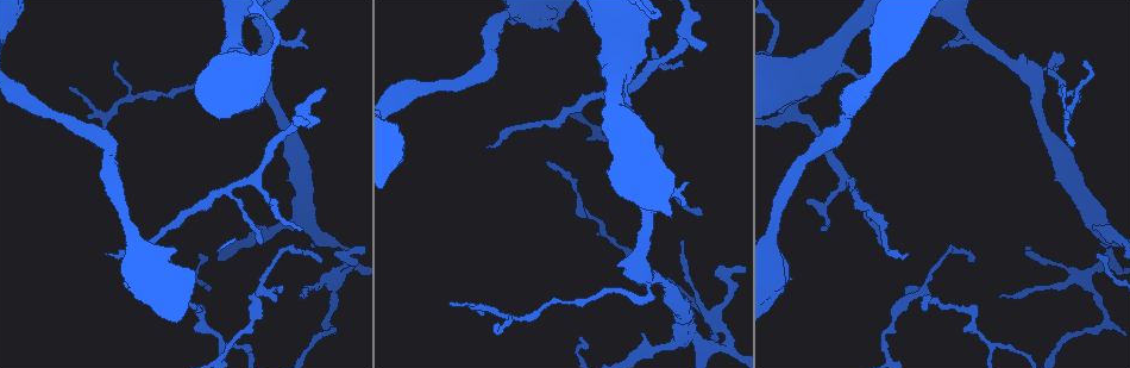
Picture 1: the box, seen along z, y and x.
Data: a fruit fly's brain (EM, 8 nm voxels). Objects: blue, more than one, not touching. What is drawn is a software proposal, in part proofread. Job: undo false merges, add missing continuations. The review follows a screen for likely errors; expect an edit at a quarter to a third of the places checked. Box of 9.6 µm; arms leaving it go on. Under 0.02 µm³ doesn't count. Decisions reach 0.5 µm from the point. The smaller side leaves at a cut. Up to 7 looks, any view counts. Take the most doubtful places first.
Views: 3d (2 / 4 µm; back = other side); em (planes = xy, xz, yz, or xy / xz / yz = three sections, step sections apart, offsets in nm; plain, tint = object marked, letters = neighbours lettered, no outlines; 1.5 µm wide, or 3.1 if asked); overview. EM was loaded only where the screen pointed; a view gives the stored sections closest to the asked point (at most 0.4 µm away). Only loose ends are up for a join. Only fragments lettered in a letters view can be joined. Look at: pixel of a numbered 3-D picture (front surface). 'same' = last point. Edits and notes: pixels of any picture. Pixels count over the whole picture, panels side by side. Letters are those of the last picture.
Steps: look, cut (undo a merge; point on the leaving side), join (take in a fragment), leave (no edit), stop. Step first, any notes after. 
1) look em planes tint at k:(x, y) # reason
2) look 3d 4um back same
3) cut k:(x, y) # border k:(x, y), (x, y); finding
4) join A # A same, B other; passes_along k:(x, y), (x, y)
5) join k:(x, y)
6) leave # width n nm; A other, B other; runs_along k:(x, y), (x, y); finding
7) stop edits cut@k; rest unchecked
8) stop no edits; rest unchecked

look 3d 4um at 1:(631, 103) # branch stops here

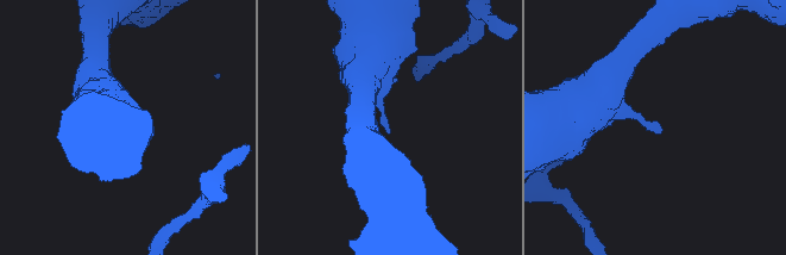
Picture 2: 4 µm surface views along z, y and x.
look em yz step 8 letters at 2:(662, 130)

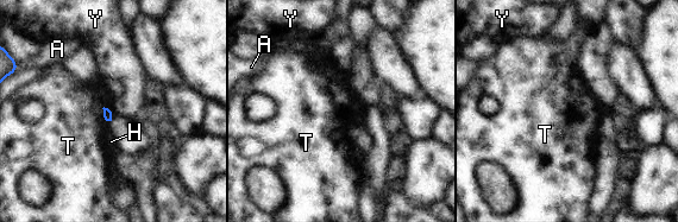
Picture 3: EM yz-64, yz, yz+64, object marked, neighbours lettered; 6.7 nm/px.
look em planes letters same # another direction

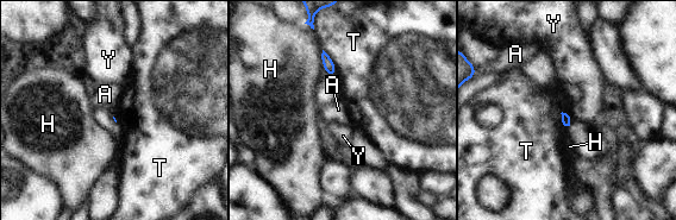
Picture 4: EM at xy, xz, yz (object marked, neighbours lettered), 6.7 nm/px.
leave # A other, H other, T other, Y other; border 4:(562, 111), (569, 117), (569, 126); none of them fits

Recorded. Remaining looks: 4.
look em planes letters at 1:(682, 241) # thin end

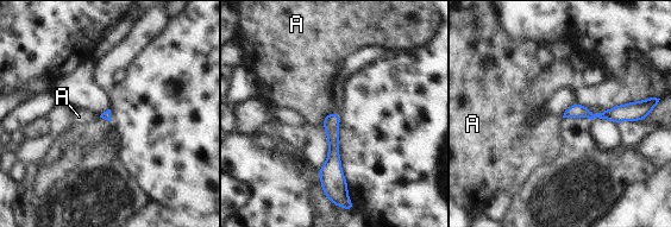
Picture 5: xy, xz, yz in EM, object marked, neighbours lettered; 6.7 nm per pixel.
leave # A other; runs_along 5:(336, 114), (333, 180), (337, 188); none of them fits

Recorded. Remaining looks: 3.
look em planes tint at 1:(992, 346) # three arms meet

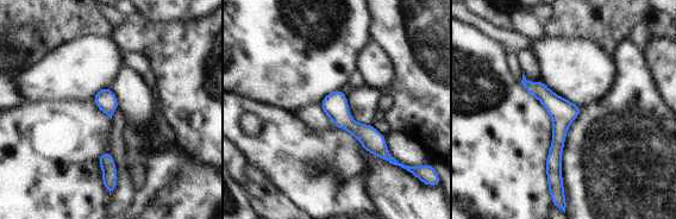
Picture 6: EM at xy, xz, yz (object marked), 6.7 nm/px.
look em planes letters same

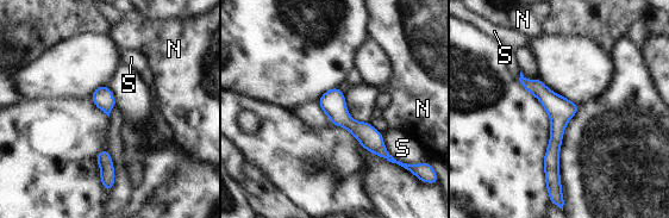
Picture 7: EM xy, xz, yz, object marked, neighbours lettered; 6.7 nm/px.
leave # N other, S other; runs_along 7:(523, 80), (556, 107), (557, 180); all the same neuron

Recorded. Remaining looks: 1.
stop no edits; rest unchecked

